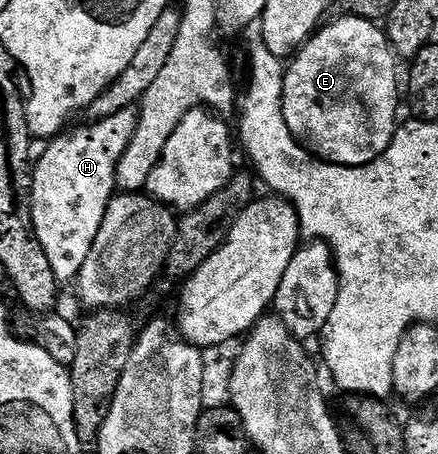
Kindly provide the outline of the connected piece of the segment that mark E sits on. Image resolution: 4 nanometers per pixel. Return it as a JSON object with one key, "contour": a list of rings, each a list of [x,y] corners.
{"contour":[[[354,17],[334,18],[326,22],[292,56],[285,72],[283,117],[298,143],[326,163],[338,163],[344,167],[365,167],[375,161],[389,148],[399,126],[397,63],[399,64],[399,59],[389,45],[388,35],[376,22]]]}

